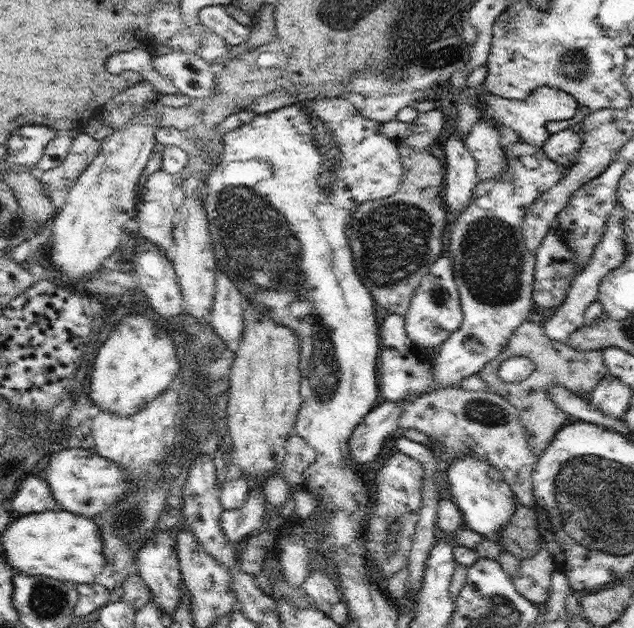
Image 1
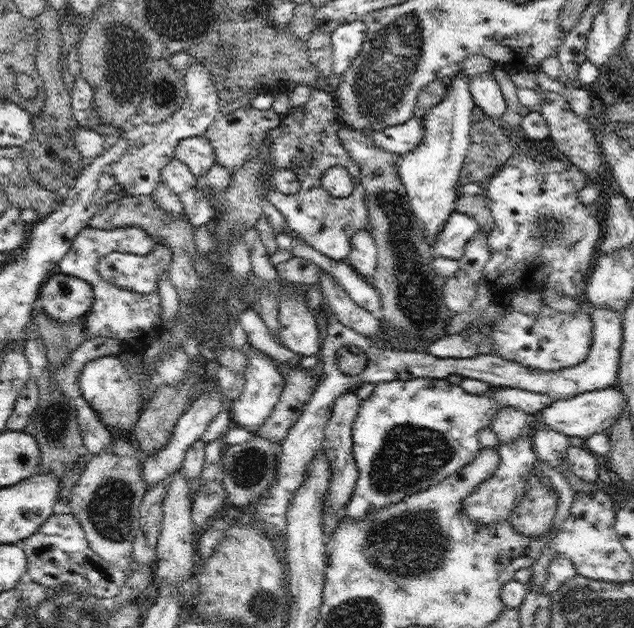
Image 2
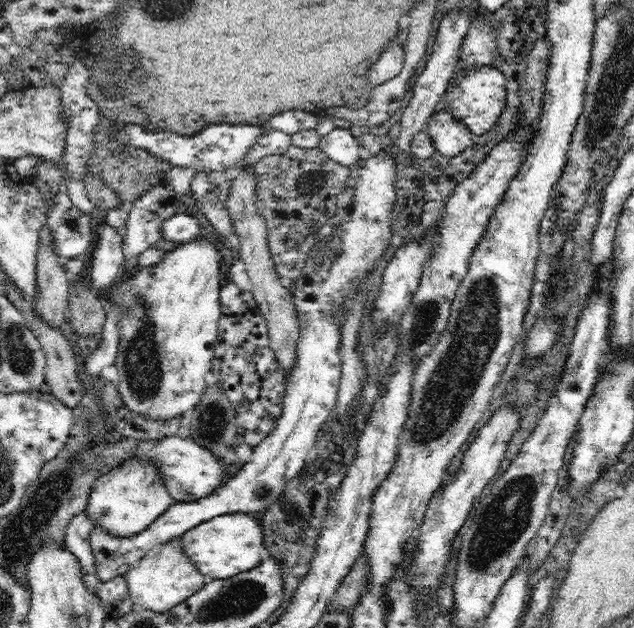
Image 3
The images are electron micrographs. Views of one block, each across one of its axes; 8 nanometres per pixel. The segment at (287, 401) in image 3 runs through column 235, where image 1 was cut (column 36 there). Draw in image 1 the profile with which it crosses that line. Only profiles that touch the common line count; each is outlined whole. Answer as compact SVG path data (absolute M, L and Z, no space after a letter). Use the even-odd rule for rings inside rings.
M28 474L14 495L7 502L15 515L31 515L36 512L57 510L48 482L36 474Z

